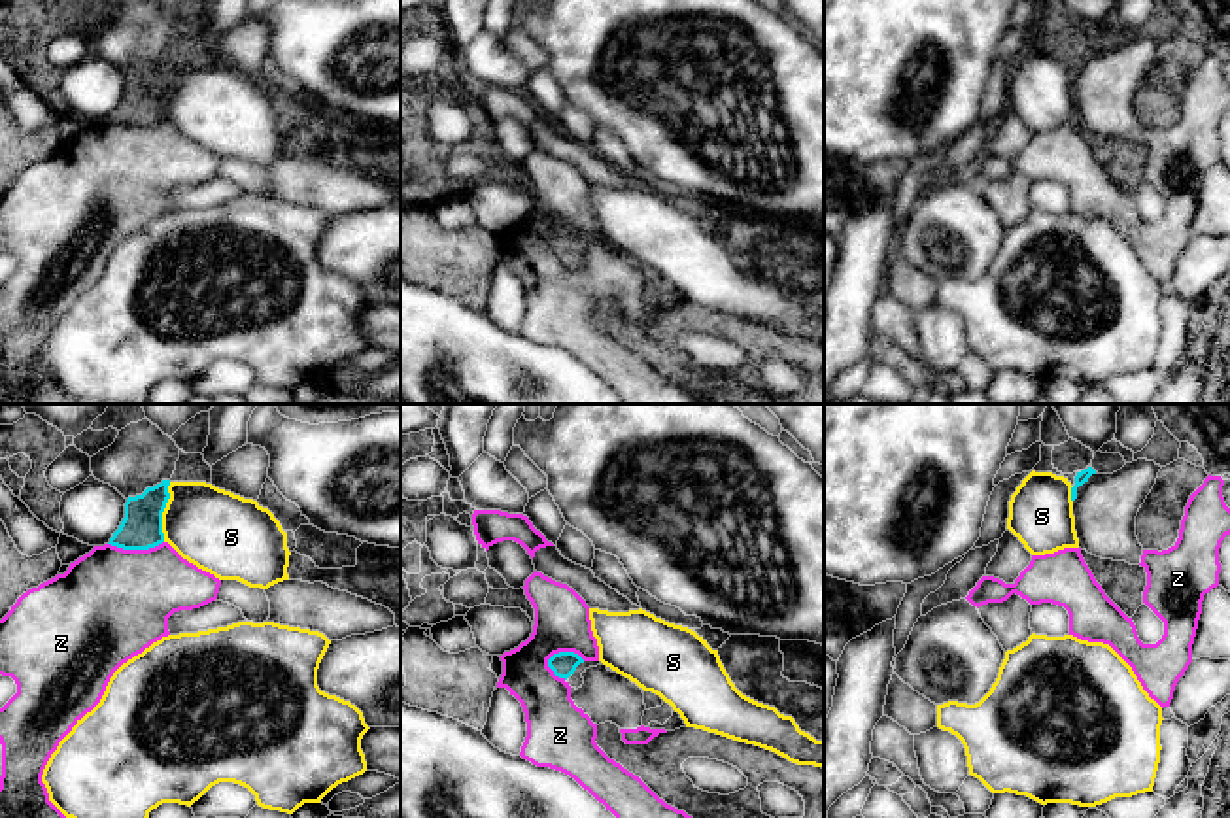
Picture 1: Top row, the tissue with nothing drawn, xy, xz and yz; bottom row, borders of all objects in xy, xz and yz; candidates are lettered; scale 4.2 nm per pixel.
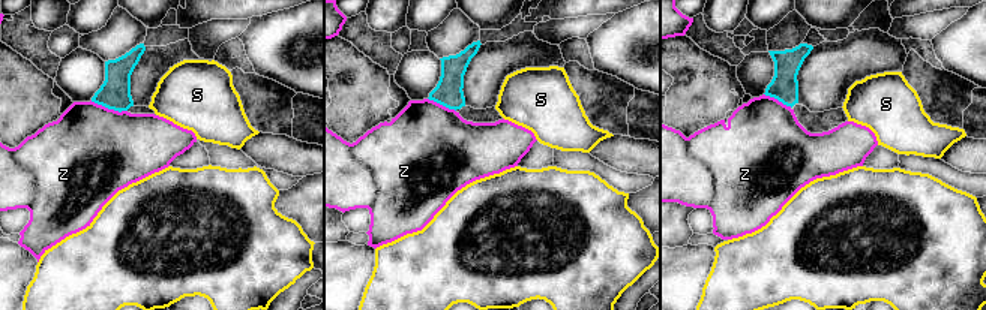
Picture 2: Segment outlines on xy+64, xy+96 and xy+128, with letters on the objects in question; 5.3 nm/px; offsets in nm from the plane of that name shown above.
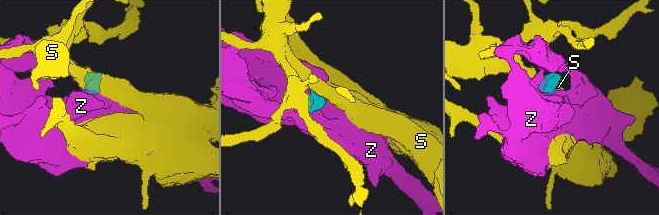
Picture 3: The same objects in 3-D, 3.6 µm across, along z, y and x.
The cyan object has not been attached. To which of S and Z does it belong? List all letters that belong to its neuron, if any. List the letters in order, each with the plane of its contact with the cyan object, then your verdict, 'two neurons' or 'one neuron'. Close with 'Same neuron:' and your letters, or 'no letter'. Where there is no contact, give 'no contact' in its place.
S: xy | two neurons
Z: xz | two neurons
Same neuron: no letter

